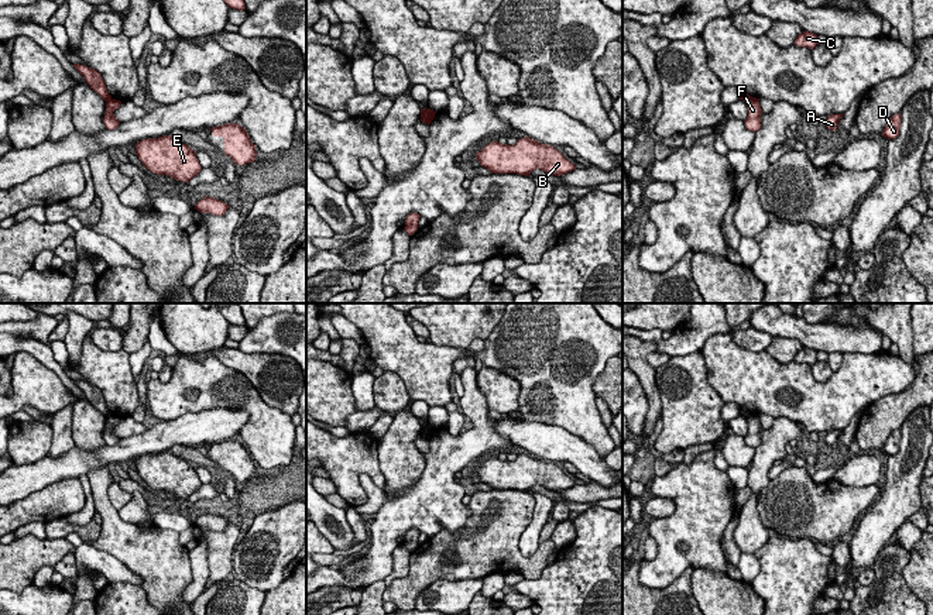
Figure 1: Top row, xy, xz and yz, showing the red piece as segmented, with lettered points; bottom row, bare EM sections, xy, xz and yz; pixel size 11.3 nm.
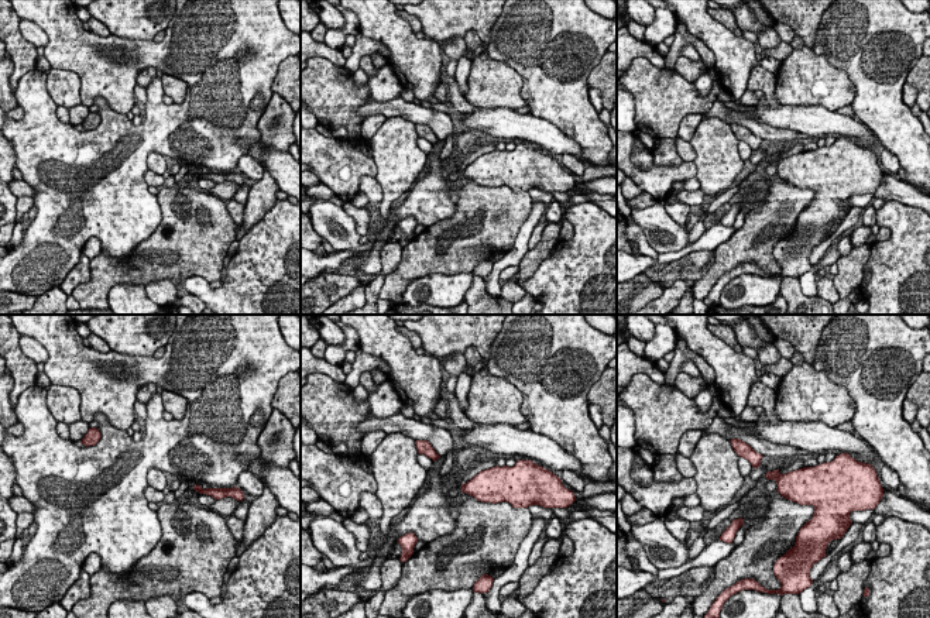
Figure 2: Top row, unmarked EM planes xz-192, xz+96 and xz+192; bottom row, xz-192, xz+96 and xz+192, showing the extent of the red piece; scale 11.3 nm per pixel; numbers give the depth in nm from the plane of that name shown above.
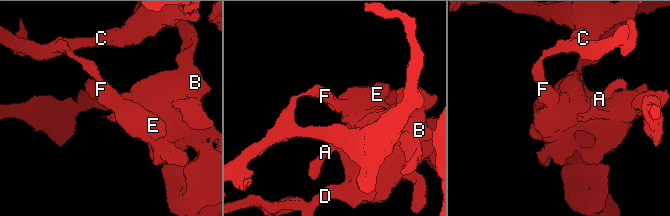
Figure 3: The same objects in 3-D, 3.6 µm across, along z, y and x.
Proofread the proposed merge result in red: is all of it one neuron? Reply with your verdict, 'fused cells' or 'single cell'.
fused cells

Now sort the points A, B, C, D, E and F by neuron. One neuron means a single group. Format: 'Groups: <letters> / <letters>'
Groups: A B D E F / C

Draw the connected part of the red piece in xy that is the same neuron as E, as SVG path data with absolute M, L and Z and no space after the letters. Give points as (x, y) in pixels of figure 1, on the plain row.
M171 451L141 456L134 463L138 475L152 489L188 499L202 485L195 467Z

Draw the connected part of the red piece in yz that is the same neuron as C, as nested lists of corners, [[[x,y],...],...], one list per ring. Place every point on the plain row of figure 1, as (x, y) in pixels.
[[[803,347],[796,353],[795,361],[799,364],[806,363],[813,365],[817,361],[817,351],[809,347]]]

